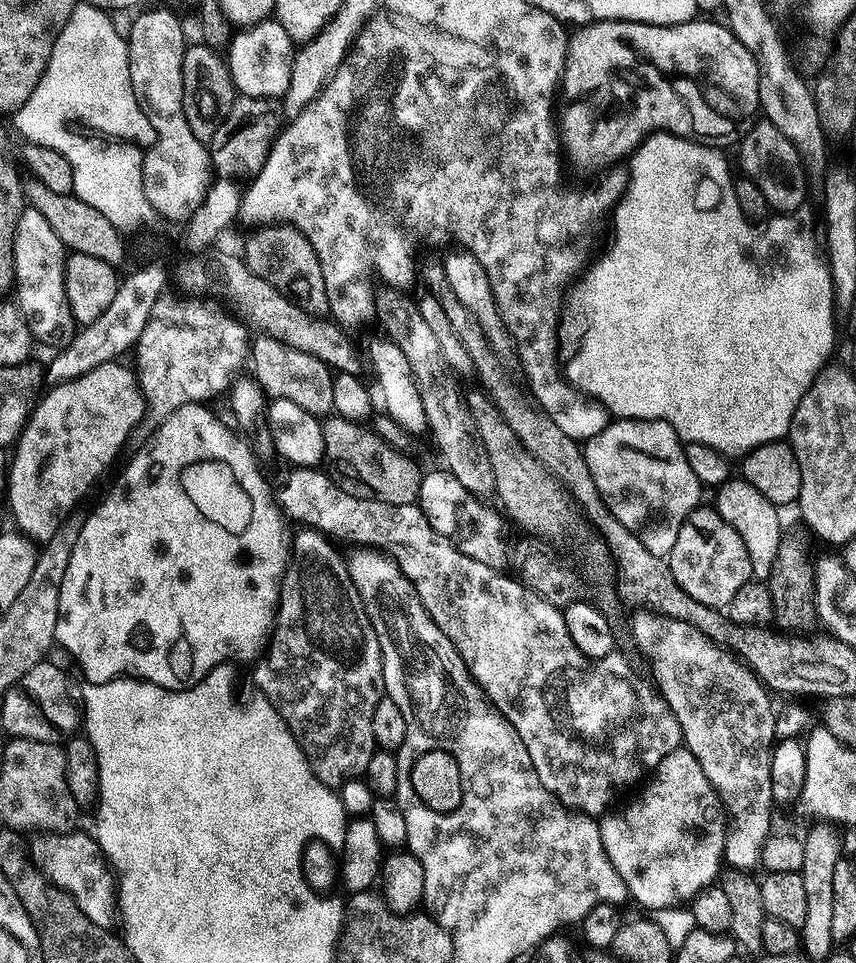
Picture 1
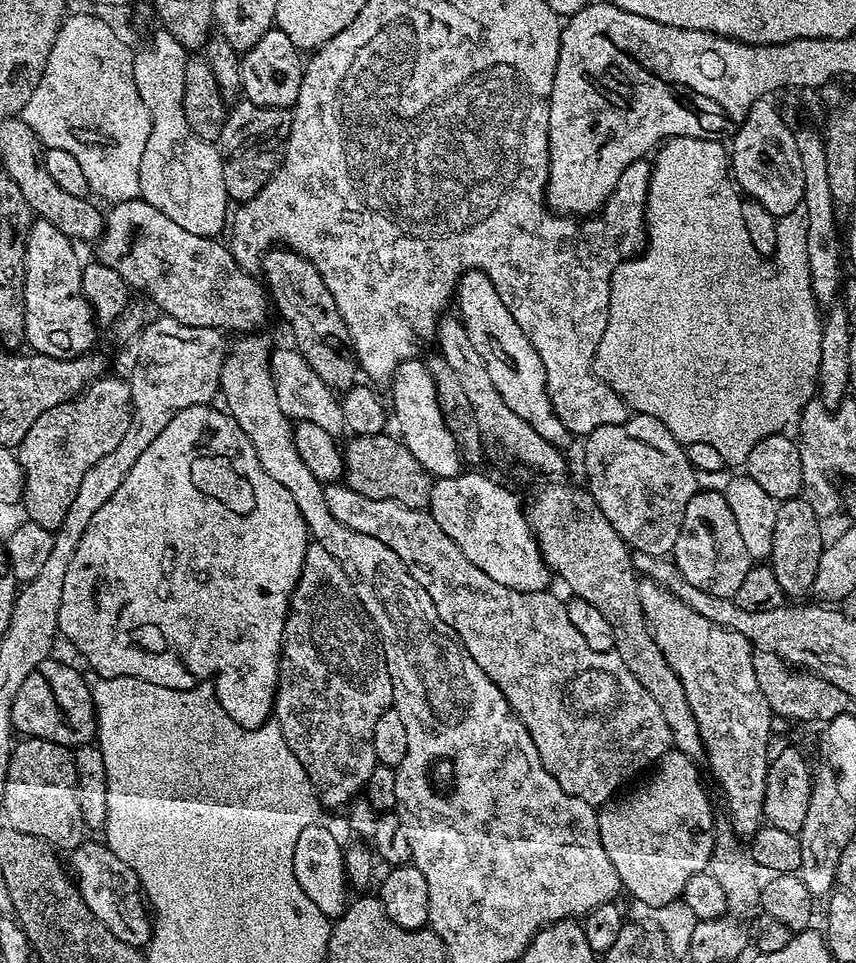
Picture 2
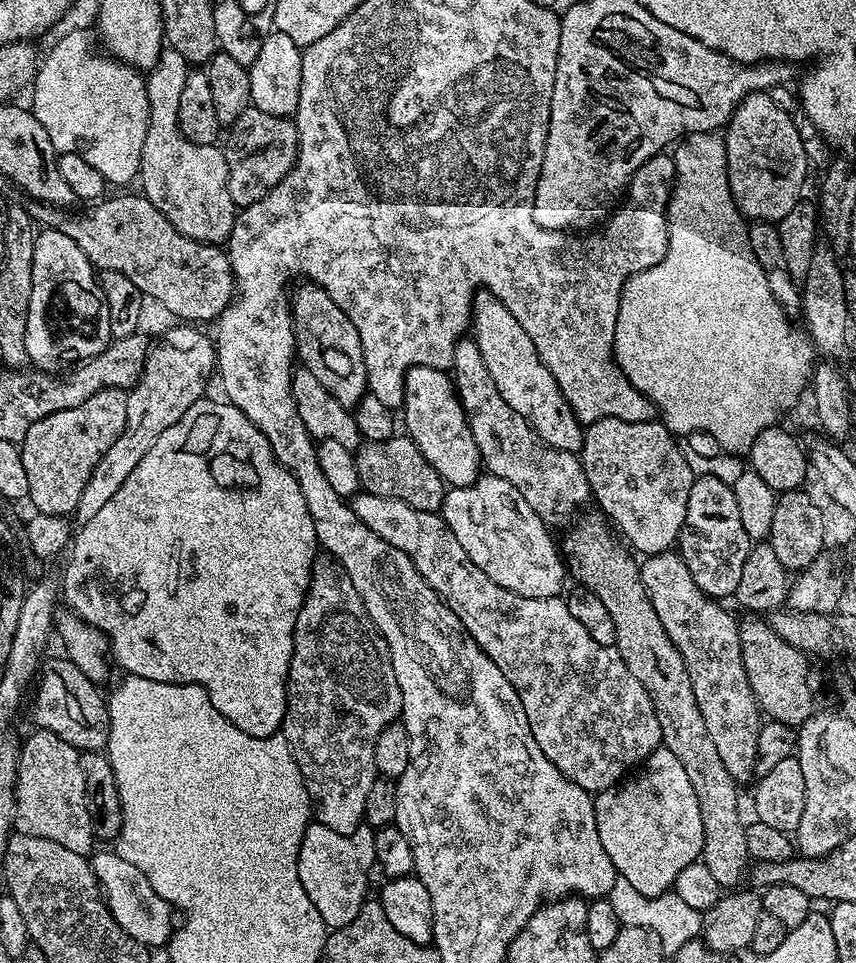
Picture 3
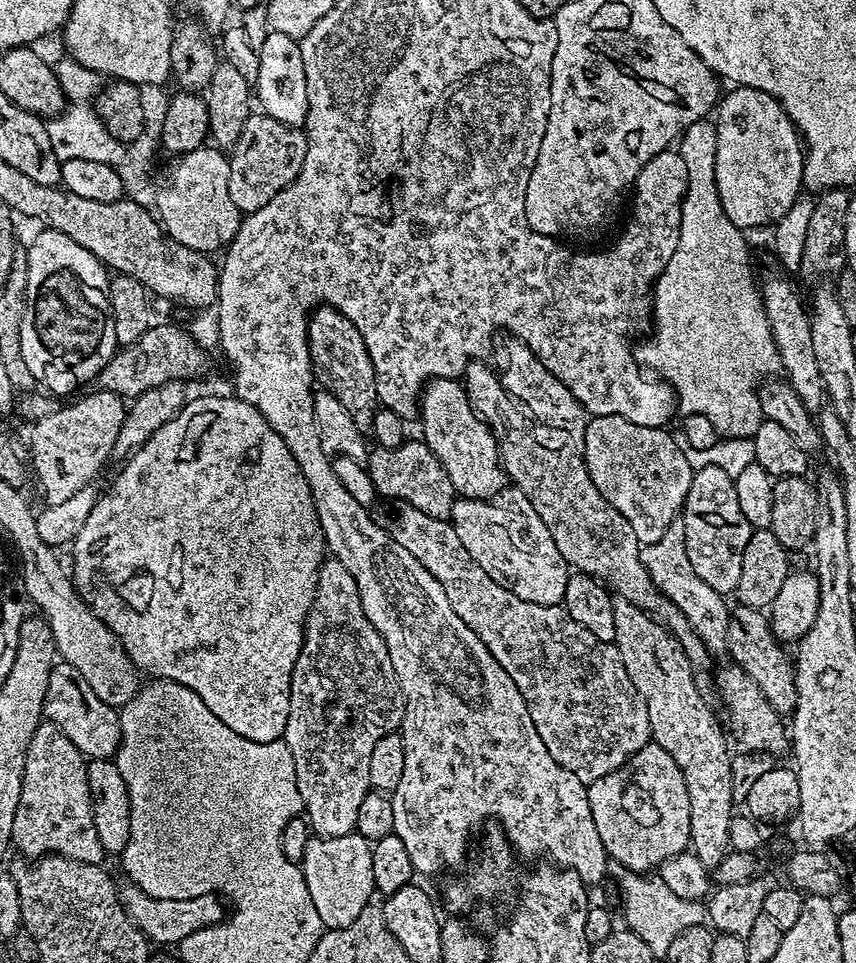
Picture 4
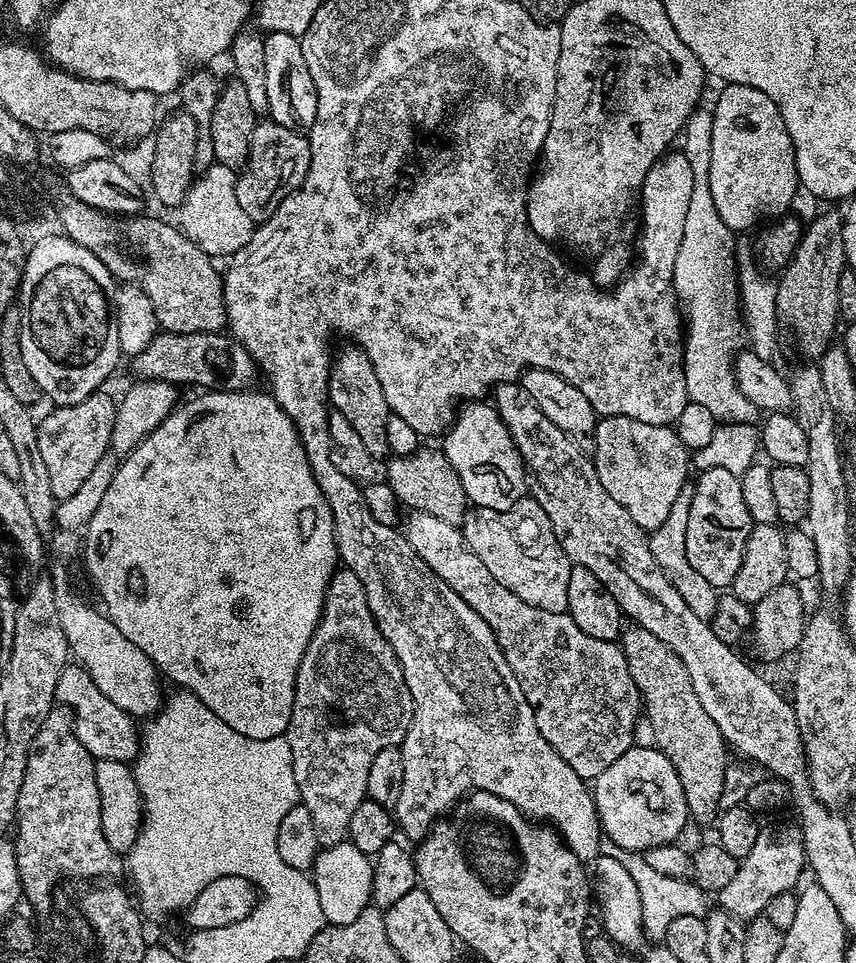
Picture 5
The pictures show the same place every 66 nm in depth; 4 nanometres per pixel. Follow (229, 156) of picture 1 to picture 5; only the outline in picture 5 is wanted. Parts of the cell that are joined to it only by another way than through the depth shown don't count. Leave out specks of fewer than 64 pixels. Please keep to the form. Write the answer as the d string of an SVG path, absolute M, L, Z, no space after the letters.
M270 118L261 119L249 138L249 156L236 178L238 206L246 210L253 222L269 220L278 206L291 192L304 184L310 170L310 146L307 135L295 128L287 128Z

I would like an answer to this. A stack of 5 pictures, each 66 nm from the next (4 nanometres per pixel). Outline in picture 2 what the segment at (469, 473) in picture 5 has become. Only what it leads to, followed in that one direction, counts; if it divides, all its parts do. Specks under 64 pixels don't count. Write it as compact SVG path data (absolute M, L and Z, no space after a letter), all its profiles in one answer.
M417 358L402 362L391 378L391 388L390 412L394 417L394 424L400 427L399 439L403 440L410 454L414 454L418 462L422 462L424 469L433 478L450 478L460 475L462 471L460 448L446 426L444 415L438 406L436 387L432 381L432 375L428 373L425 361Z

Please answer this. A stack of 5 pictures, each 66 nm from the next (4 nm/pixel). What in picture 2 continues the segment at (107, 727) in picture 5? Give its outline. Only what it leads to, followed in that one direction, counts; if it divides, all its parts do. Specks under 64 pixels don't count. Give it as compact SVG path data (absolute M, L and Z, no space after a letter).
M49 658L34 666L26 682L22 682L22 690L14 694L12 726L21 737L41 736L75 750L96 740L96 707L89 681L84 681L78 669L56 659Z

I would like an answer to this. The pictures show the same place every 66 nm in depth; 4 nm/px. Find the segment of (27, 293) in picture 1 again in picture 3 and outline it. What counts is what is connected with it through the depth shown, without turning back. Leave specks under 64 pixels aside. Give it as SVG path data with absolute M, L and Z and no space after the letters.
M44 230L34 246L34 270L30 286L30 314L26 318L26 350L28 359L39 371L63 373L73 366L102 354L114 337L110 330L107 307L98 292L98 276L84 251L66 234Z

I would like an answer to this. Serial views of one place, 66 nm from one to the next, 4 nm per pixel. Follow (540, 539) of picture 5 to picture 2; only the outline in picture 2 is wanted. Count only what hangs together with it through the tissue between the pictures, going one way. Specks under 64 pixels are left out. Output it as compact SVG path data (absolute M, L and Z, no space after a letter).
M464 470L458 476L437 479L427 511L482 574L502 586L510 586L510 590L545 591L549 587L550 569L528 524L525 505L520 505L519 498L510 489L476 471L480 470Z

